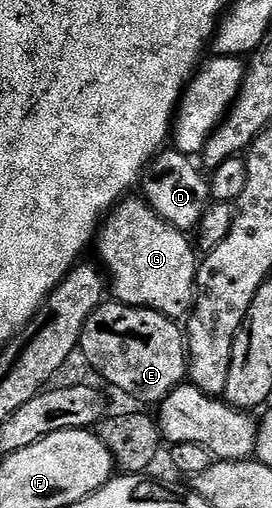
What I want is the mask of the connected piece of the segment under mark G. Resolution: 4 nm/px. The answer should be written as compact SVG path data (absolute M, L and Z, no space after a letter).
M132 199L122 200L102 219L95 237L96 259L111 277L112 299L127 306L150 308L170 318L188 317L193 306L199 263L194 241L159 218L144 199Z

